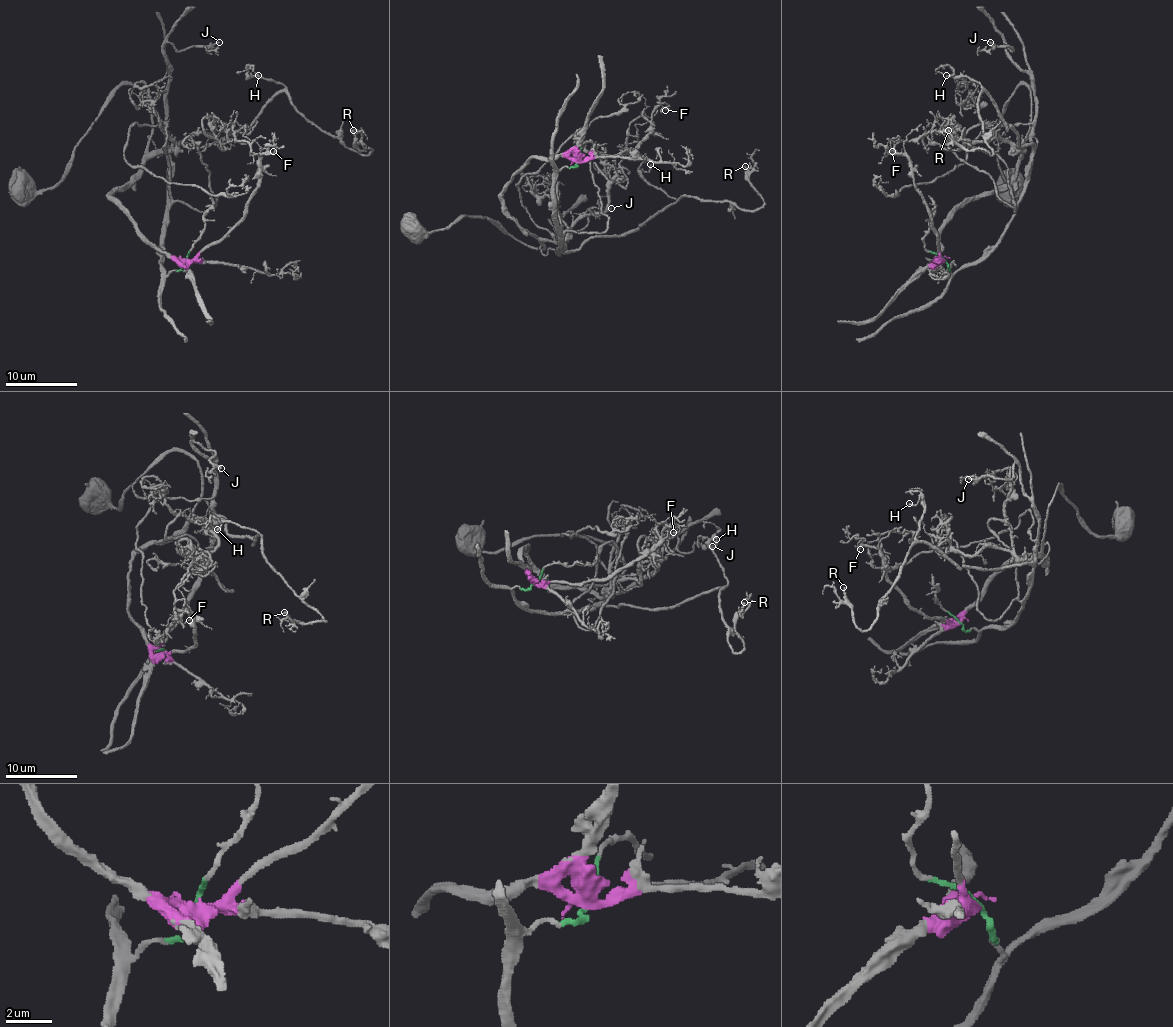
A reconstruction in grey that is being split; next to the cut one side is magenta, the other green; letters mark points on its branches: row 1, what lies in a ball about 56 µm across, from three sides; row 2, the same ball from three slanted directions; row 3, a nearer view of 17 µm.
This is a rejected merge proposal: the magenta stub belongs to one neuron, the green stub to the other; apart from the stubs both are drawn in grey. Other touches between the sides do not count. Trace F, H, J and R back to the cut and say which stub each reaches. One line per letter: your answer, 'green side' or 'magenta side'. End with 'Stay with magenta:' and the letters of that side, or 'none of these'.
F: magenta side
H: green side
J: green side
R: green side
Stay with magenta: F

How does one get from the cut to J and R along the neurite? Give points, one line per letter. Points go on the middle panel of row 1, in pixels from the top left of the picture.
J: (578, 162), (563, 167), (554, 180), (556, 253), (562, 233), (556, 224), (579, 229), (592, 213), (612, 208)
R: (578, 162), (554, 180), (554, 228), (569, 251), (620, 237), (681, 196), (759, 208), (745, 165)

